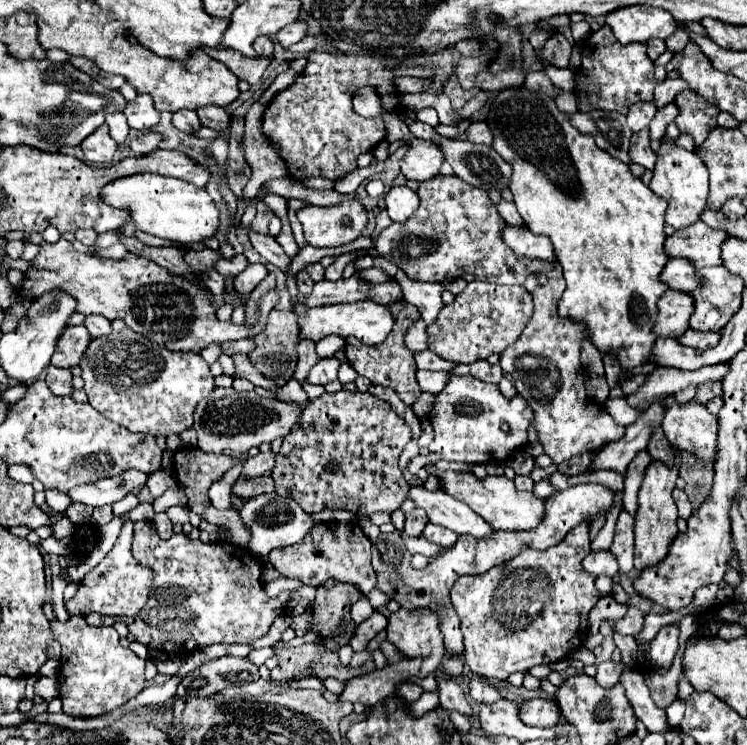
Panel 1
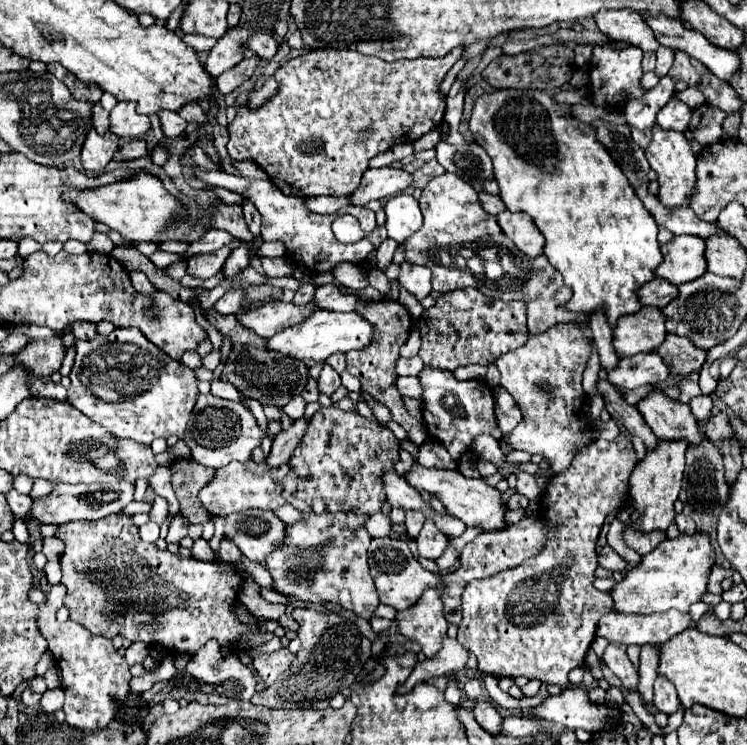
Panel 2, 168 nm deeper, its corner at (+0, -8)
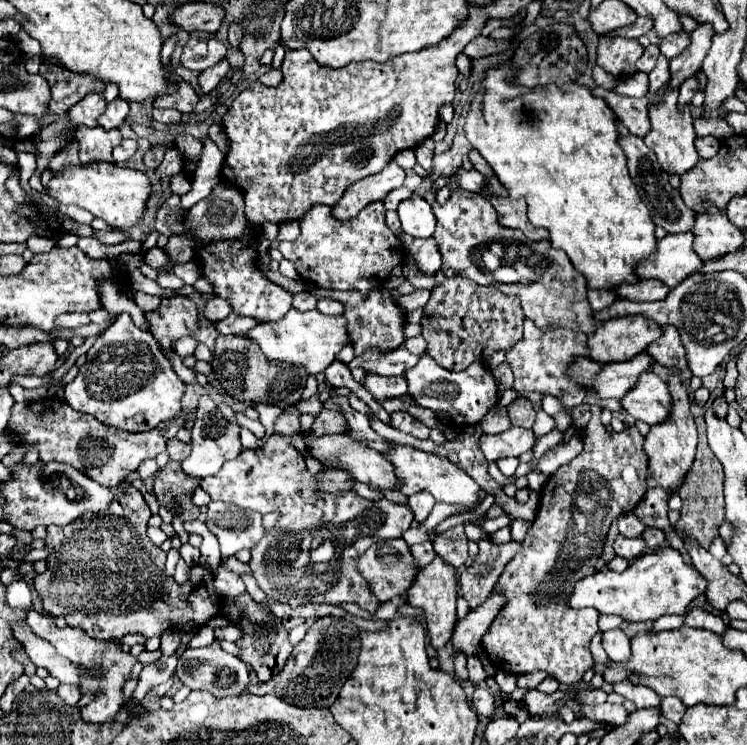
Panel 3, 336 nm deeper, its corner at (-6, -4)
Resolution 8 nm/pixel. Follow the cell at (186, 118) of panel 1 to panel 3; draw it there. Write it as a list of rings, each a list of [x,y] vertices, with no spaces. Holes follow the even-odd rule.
[[[154,109],[154,115],[152,117],[154,117],[154,121],[160,121],[160,123],[170,125],[170,123],[180,123],[182,113],[176,111],[176,109]]]

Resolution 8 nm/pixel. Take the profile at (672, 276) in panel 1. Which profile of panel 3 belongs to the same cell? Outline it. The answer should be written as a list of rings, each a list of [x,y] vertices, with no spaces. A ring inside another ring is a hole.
[[[642,279],[640,283],[622,283],[616,289],[616,295],[628,301],[662,301],[668,291],[670,287],[656,279]]]

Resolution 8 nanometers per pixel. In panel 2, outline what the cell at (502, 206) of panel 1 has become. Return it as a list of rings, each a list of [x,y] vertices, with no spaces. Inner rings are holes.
[[[480,191],[480,205],[490,213],[490,215],[498,215],[500,211],[504,211],[506,207],[504,207],[504,203],[502,203],[502,199],[498,197],[498,195],[490,195],[490,193],[486,193],[486,191]]]

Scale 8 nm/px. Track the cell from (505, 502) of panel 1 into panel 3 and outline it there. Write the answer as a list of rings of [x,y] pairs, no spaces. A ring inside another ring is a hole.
[[[398,445],[392,451],[386,453],[388,461],[392,461],[392,465],[396,467],[396,473],[400,477],[404,477],[404,487],[402,493],[404,495],[412,495],[412,493],[420,493],[420,491],[428,491],[432,493],[432,497],[440,503],[448,503],[448,505],[462,505],[462,507],[474,507],[476,503],[480,503],[480,487],[478,483],[458,465],[450,463],[448,459],[436,455],[436,453],[424,453],[406,445]]]

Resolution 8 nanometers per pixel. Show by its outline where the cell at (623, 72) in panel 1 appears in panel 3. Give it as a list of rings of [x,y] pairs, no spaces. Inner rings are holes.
[[[602,39],[598,45],[598,65],[614,77],[632,75],[642,53],[644,47],[634,39]]]

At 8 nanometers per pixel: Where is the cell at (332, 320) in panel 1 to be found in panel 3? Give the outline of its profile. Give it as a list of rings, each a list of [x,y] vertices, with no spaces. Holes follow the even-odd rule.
[[[292,309],[292,311],[288,311],[288,315],[284,315],[284,319],[260,323],[254,329],[250,329],[246,335],[252,337],[260,345],[266,359],[286,361],[292,365],[304,365],[310,375],[316,375],[316,373],[322,373],[334,361],[336,353],[344,345],[352,343],[348,329],[346,329],[346,323],[348,321],[344,315],[330,317],[330,315],[320,313],[318,309],[312,309],[306,313]]]

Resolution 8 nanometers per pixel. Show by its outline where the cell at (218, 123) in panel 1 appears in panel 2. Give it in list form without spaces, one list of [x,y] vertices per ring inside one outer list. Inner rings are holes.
[[[186,103],[186,107],[182,107],[182,111],[178,111],[178,115],[184,117],[186,121],[196,123],[196,125],[206,121],[206,113],[204,113],[204,109],[198,103]]]

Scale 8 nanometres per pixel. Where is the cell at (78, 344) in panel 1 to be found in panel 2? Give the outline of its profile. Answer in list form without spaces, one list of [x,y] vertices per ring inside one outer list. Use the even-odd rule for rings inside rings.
[[[58,337],[34,339],[24,349],[14,353],[14,363],[32,371],[34,377],[50,377],[62,365],[66,347]]]

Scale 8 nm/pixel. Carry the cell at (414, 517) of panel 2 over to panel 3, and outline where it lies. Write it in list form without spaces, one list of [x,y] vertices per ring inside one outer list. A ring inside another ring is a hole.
[[[426,491],[416,493],[416,495],[410,495],[410,509],[412,509],[412,513],[414,513],[414,521],[422,523],[422,521],[428,517],[428,513],[432,511],[434,503],[436,503],[436,501],[434,501],[432,495],[428,495]]]

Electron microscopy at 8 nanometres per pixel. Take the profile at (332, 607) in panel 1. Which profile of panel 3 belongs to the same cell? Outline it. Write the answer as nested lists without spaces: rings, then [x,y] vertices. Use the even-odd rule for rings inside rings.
[[[320,617],[306,631],[304,639],[294,647],[284,669],[268,683],[250,683],[248,693],[258,696],[274,693],[276,697],[296,707],[330,707],[338,699],[342,685],[356,669],[358,655],[360,631],[356,625],[348,625],[338,617]]]

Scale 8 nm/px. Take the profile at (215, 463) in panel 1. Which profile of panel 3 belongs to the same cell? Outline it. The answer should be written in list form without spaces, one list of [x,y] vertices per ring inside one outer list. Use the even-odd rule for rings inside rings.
[[[168,461],[168,465],[158,471],[154,479],[154,495],[158,503],[170,507],[172,499],[178,499],[184,509],[184,521],[194,521],[200,515],[200,509],[192,503],[192,493],[202,479],[186,475],[180,461]]]

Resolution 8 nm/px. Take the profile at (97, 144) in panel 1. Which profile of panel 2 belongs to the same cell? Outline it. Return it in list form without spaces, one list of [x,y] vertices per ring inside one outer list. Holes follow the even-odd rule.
[[[90,129],[86,133],[84,145],[82,145],[82,153],[80,153],[80,161],[86,173],[102,173],[104,167],[112,161],[112,155],[118,151],[118,137],[114,133],[106,133],[106,135],[98,135],[94,129]]]

